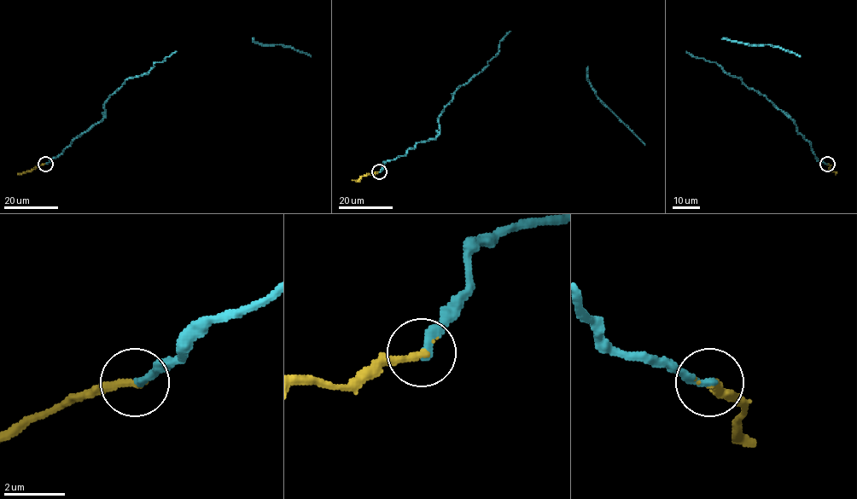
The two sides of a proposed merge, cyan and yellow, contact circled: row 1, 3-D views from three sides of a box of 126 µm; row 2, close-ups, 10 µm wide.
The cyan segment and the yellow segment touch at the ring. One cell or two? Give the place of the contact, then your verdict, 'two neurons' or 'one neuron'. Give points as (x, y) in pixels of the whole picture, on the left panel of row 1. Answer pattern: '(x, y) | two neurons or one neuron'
(45, 164) | one neuron

